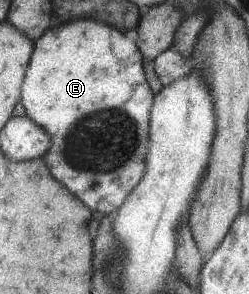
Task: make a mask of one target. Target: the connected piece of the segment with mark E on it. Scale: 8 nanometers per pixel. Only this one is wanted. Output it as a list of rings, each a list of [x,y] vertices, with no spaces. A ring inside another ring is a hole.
[[[74,19],[66,24],[60,23],[48,27],[39,37],[33,41],[31,55],[29,56],[28,68],[24,74],[24,82],[22,82],[22,96],[20,96],[20,104],[24,106],[24,112],[32,122],[41,126],[50,137],[50,146],[43,154],[42,159],[50,171],[51,176],[54,176],[58,182],[66,186],[66,190],[70,194],[74,194],[80,202],[84,202],[84,206],[88,210],[98,210],[98,212],[112,212],[121,205],[121,202],[126,198],[126,195],[136,186],[139,178],[142,176],[145,169],[145,156],[149,145],[148,136],[148,121],[149,110],[153,103],[153,96],[142,69],[143,56],[140,54],[135,42],[124,35],[124,32],[107,25],[105,22],[100,22],[94,19]]]

